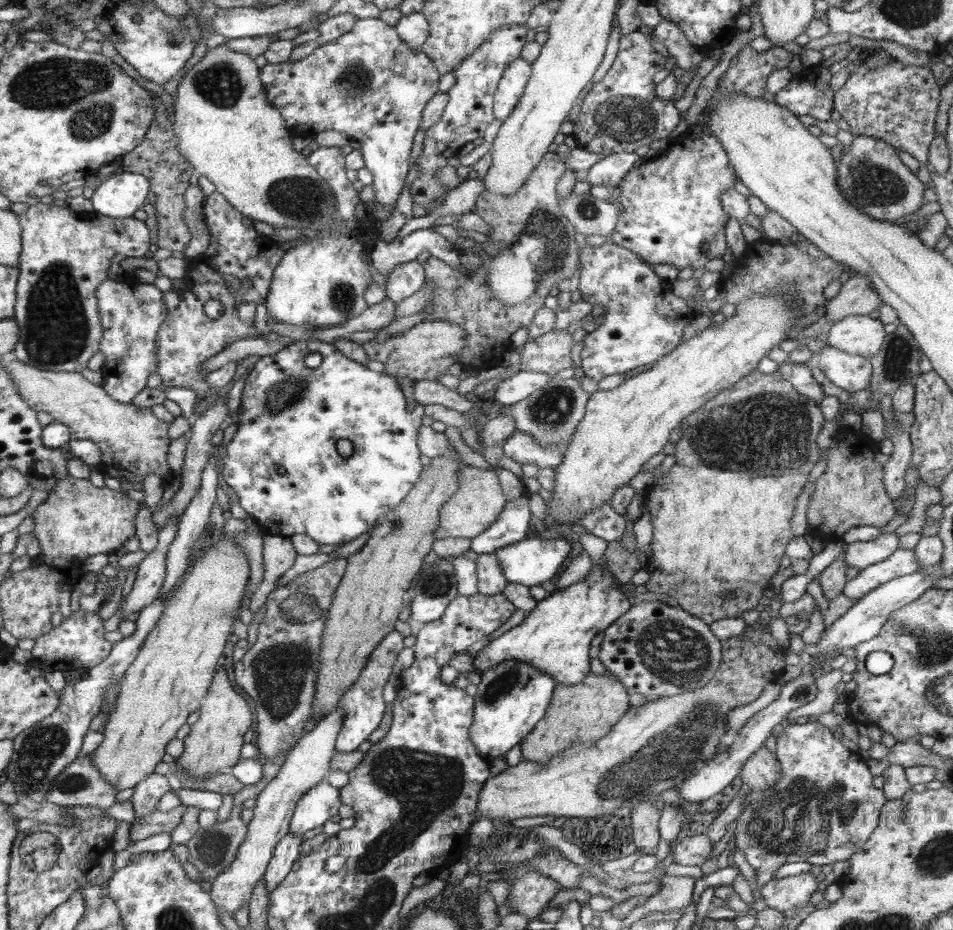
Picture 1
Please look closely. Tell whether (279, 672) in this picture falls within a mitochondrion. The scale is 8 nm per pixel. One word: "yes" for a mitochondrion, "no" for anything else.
yes

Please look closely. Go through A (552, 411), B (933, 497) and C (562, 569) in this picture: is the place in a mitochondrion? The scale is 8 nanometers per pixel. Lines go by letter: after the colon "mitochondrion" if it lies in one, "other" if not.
A: mitochondrion
B: other
C: other

